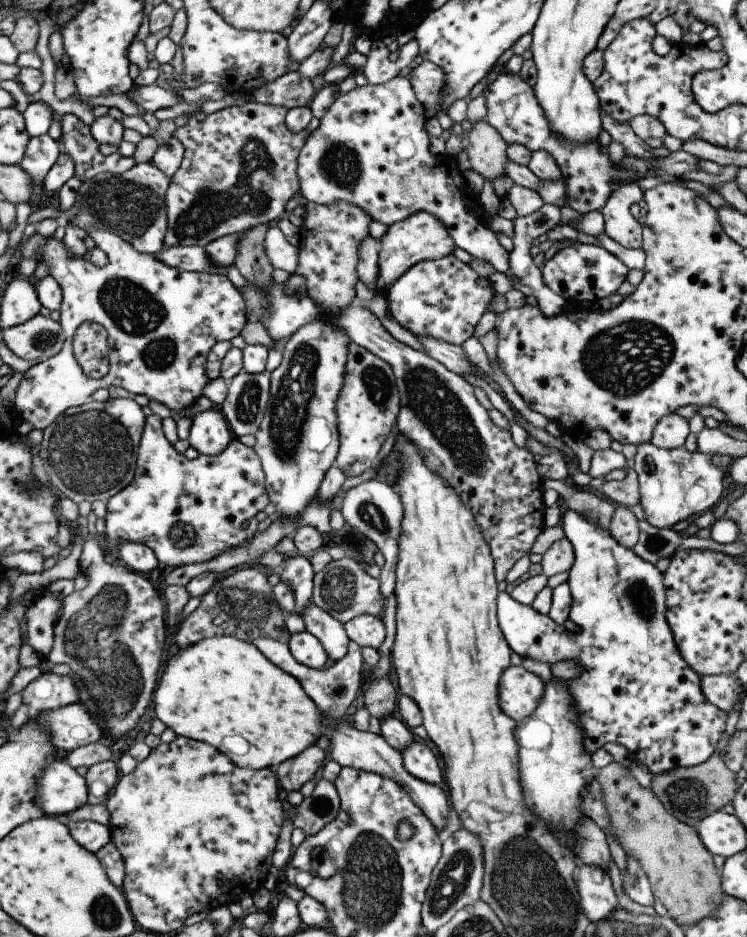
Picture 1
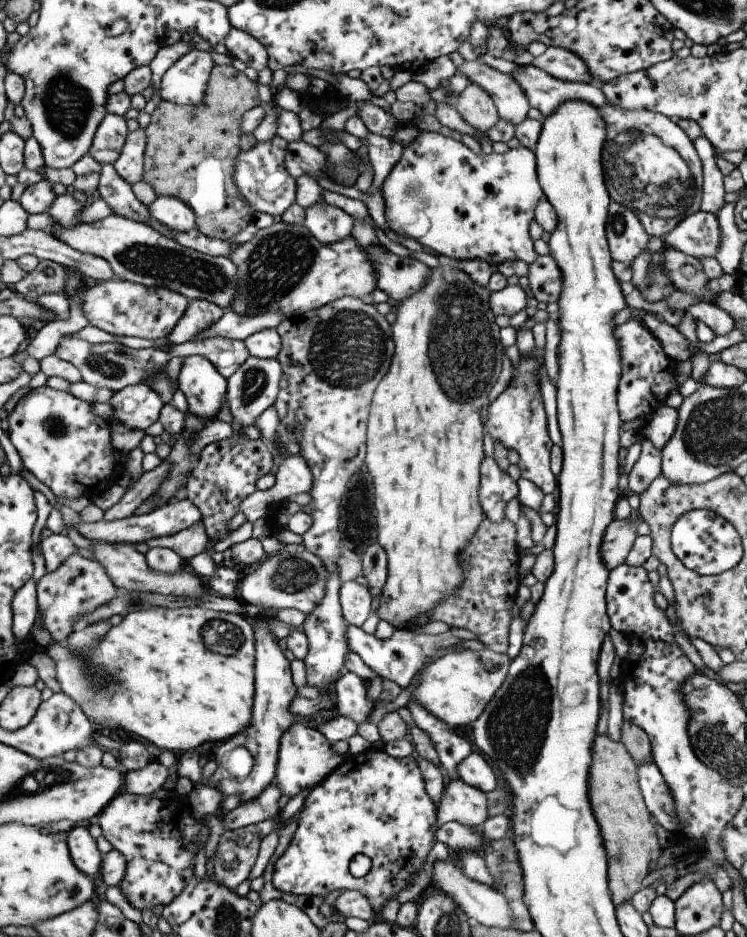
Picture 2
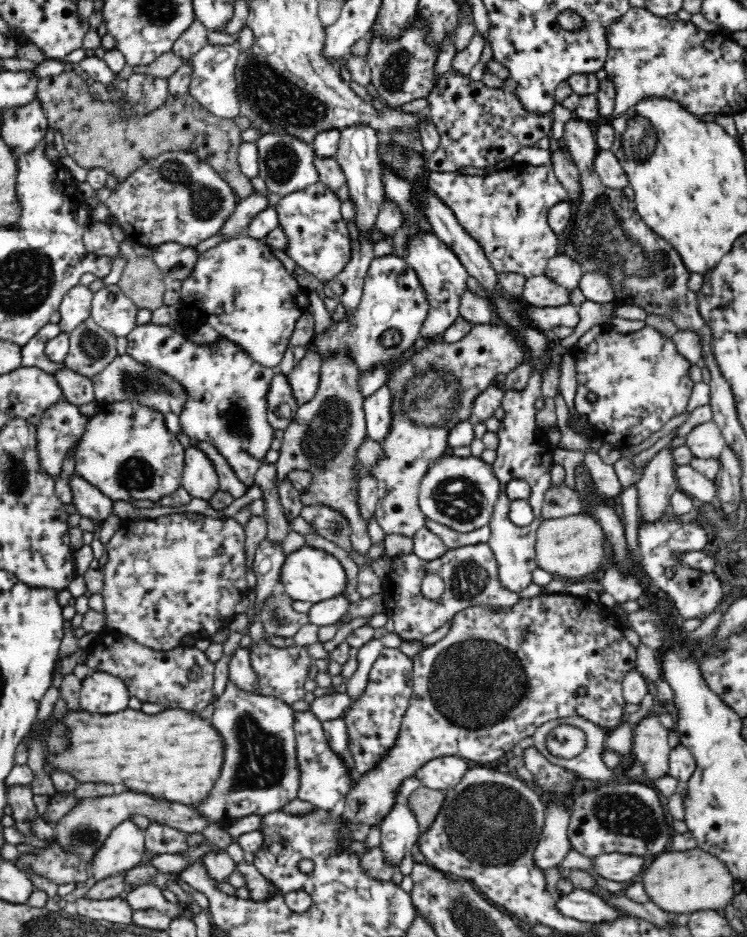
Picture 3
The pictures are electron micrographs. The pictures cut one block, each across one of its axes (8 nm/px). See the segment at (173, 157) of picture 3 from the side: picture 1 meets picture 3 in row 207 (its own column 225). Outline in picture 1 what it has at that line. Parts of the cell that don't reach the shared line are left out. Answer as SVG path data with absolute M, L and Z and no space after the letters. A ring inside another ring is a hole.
M248 99L243 106L230 106L230 108L224 108L224 110L218 110L218 112L209 115L204 122L199 122L194 115L190 117L190 121L184 127L178 124L178 128L173 135L184 146L185 154L180 168L175 171L174 177L170 179L169 188L165 195L165 206L167 211L167 234L164 240L162 249L166 247L172 247L181 245L184 247L206 247L217 239L223 238L227 235L234 235L235 233L244 233L257 225L272 225L278 219L285 217L285 207L290 199L294 197L298 192L300 193L299 179L297 176L297 158L305 146L307 139L312 132L318 129L321 120L313 118L304 131L298 133L292 133L285 124L286 114L290 109L280 107L277 105L264 105L261 103L255 103L253 100Z

